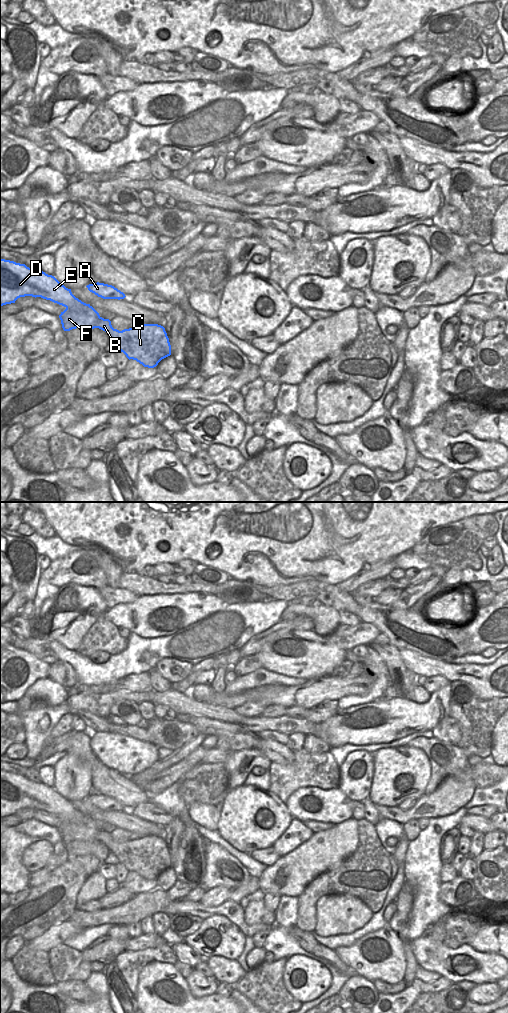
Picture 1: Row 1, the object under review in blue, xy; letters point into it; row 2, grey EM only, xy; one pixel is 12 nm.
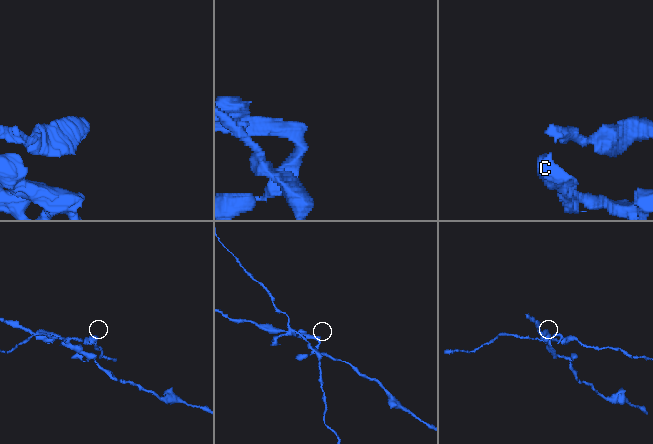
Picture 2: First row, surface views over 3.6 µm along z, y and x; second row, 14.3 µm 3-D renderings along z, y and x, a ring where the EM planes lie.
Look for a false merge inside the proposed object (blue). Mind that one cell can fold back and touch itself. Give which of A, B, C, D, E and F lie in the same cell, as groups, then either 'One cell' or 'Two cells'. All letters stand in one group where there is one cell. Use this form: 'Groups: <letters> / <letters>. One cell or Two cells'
Groups: A B / C D E F. Two cells

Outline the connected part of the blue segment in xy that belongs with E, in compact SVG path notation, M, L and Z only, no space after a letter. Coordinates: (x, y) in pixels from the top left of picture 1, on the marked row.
M0 259L0 306L15 303L18 298L25 296L41 297L64 306L66 309L59 315L64 331L76 328L97 328L97 322L100 319L99 313L90 304L76 298L71 289L62 285L54 276L48 275L42 270L35 271L25 264Z

